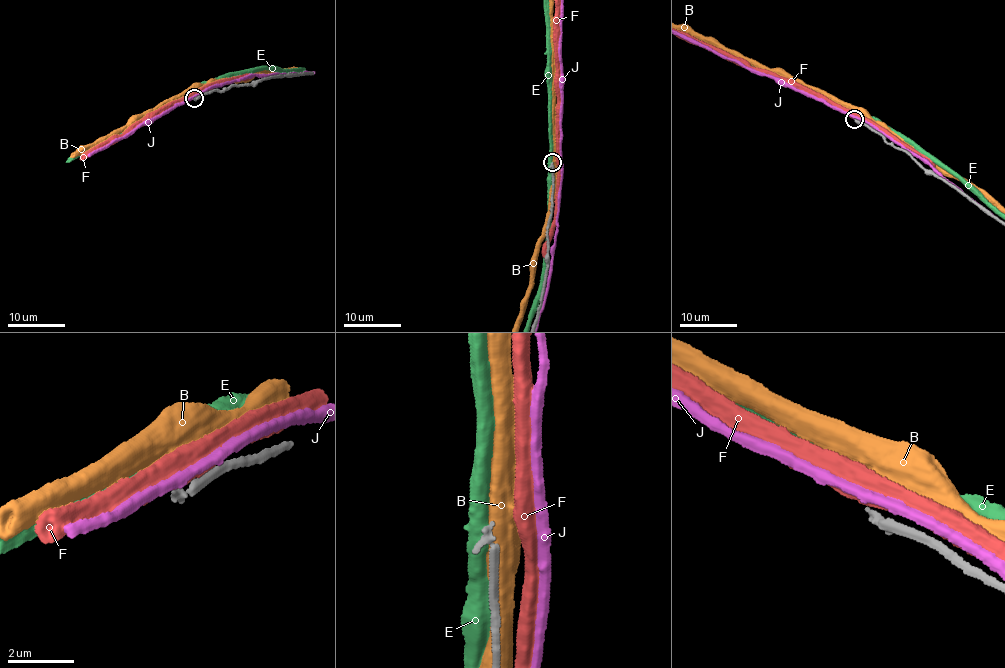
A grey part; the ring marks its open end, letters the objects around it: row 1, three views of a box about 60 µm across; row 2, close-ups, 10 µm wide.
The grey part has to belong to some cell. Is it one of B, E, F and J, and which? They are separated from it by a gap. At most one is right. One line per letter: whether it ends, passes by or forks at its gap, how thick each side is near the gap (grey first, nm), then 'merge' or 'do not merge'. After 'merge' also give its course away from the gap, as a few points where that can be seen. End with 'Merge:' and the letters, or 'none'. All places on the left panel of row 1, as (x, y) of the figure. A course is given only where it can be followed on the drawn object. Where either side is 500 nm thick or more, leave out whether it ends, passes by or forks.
B: calibres 220 and 800 nm; do not merge
E: it passes by; calibres 220 and 480 nm; do not merge
F: calibres 220 and 550 nm; do not merge
J: it passes by; calibres 220 and 300 nm; do not merge
Merge: none

